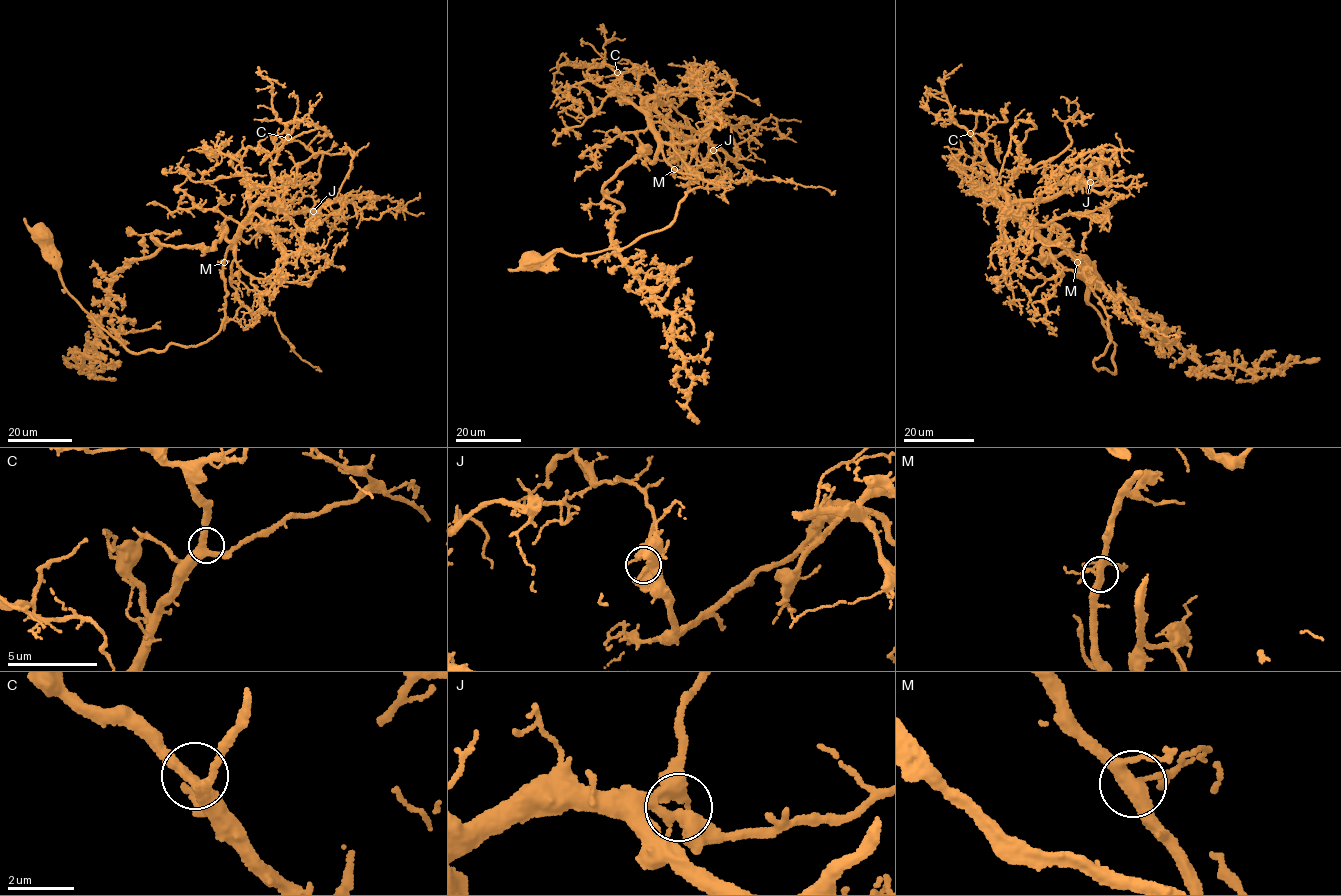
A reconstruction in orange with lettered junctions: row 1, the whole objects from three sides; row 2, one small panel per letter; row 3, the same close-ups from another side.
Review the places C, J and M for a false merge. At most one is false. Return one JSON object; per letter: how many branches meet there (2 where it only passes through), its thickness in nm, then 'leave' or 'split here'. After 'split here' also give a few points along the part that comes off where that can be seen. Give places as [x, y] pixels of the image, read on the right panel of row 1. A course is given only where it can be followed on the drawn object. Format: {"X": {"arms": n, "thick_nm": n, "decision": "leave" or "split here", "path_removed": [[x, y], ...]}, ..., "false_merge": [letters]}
{"C": {"arms": 3, "thick_nm": 360, "decision": "leave"}, "J": {"arms": 4, "thick_nm": 340, "decision": "leave"}, "M": {"arms": 4, "thick_nm": 360, "decision": "leave"}, "false_merge": []}

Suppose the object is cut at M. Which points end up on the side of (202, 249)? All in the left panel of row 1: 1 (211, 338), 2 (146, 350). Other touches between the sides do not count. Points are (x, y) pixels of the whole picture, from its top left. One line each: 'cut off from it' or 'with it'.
1: cut off from it
2: cut off from it

